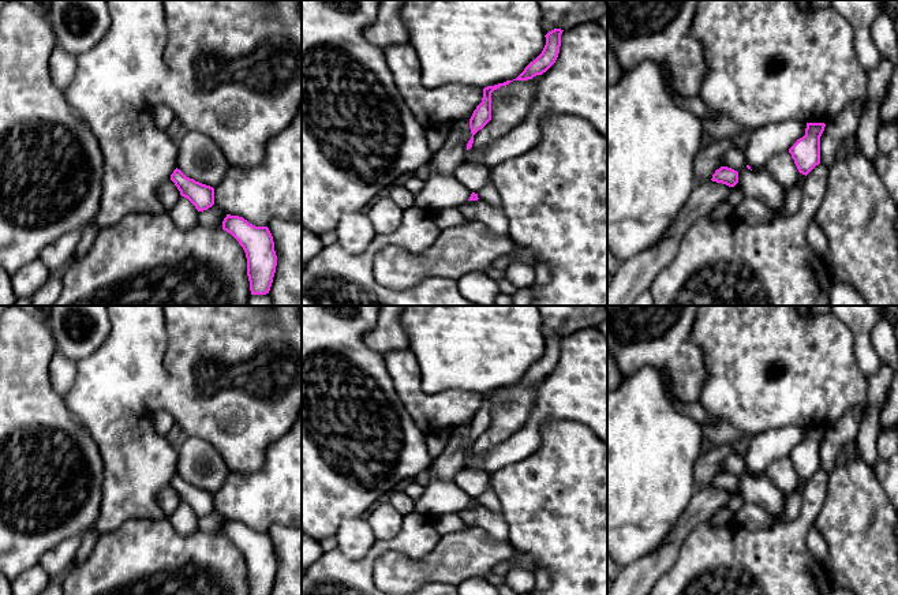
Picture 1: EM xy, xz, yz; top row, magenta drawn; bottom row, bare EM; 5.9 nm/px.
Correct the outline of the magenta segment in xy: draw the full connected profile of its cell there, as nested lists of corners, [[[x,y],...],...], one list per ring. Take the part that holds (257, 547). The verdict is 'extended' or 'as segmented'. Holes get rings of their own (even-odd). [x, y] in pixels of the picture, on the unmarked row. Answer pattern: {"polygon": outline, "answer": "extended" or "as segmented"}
{"polygon": [[[227,520],[222,535],[243,553],[250,595],[270,595],[277,572],[273,542],[267,532],[255,532],[239,521]]], "answer": "as segmented"}

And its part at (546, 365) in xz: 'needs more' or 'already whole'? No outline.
already whole

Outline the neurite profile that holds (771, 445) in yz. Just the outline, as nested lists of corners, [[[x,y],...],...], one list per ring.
[[[786,426],[768,430],[752,437],[745,454],[745,469],[755,478],[766,476],[768,465],[782,457],[787,457],[805,441],[807,430],[797,426]]]

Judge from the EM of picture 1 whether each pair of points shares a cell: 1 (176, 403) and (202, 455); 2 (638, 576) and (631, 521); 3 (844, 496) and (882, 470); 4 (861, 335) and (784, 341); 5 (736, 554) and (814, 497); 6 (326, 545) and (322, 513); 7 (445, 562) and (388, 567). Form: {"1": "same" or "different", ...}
{"1": "different", "2": "different", "3": "different", "4": "different", "5": "same", "6": "different", "7": "same"}

